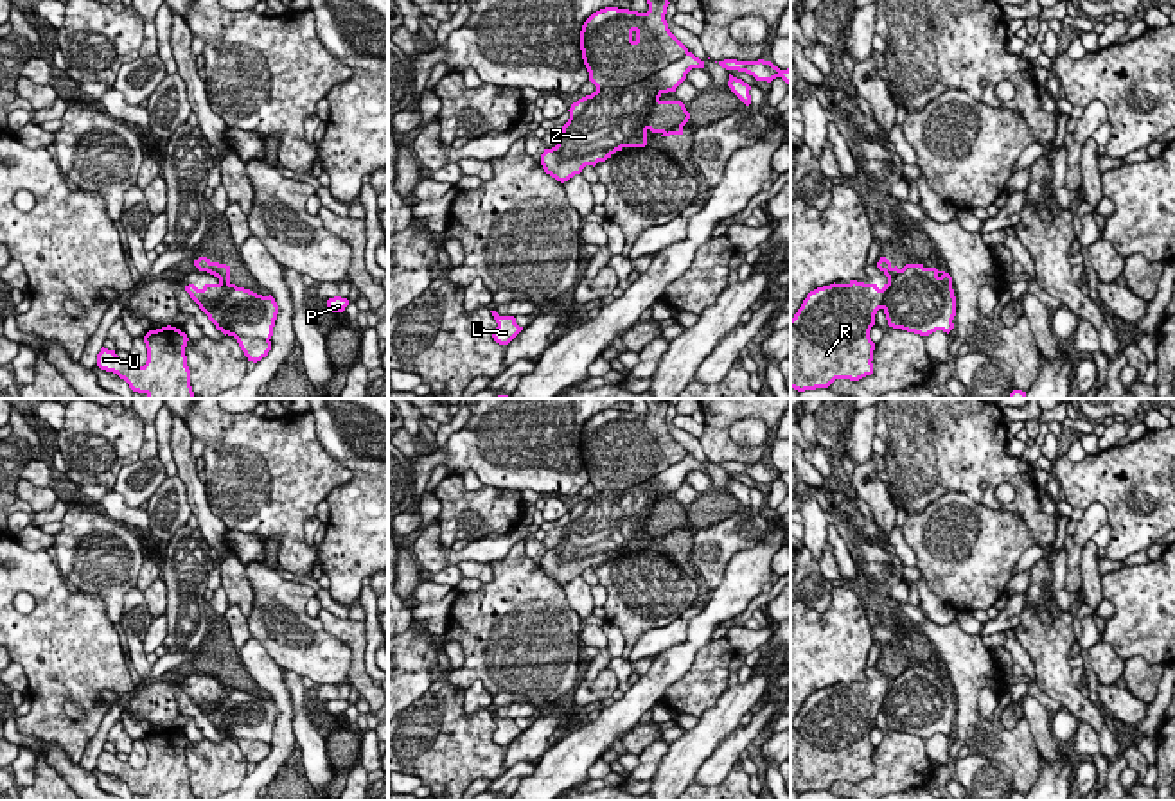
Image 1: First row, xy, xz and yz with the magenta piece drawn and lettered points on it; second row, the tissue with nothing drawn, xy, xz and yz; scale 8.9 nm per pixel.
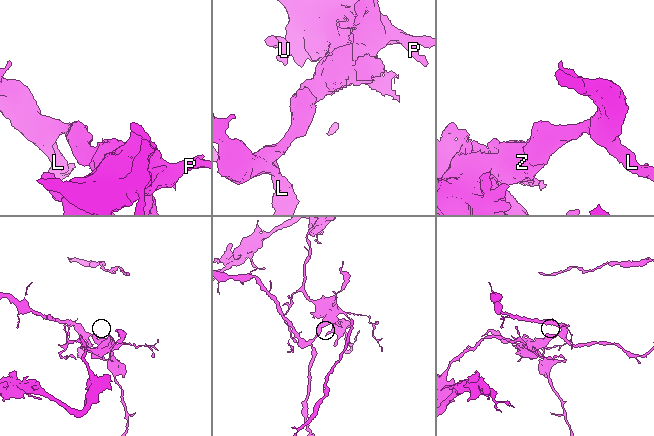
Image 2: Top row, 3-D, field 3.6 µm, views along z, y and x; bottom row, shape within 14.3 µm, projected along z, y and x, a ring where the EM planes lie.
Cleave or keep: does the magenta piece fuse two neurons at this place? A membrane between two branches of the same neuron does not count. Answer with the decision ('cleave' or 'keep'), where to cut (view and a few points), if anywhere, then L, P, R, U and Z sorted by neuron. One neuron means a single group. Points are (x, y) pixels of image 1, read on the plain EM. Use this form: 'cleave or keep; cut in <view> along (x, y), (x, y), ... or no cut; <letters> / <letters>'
cleave; cut in xz along (687, 453), (649, 478), (597, 492); L Z / P R U

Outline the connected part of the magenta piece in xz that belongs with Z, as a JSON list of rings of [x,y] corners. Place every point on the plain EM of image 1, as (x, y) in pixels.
[[[686,454],[679,463],[641,480],[629,489],[604,489],[571,506],[570,521],[562,528],[559,544],[541,557],[541,568],[546,577],[564,585],[575,577],[580,577],[586,568],[605,564],[623,550],[645,550],[647,533],[659,535],[661,539],[683,537],[683,528],[688,524],[690,515],[681,503],[661,503],[659,499],[676,490],[686,481],[692,471],[704,471],[704,463]]]

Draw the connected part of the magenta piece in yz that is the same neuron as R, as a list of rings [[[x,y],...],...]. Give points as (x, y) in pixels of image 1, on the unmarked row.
[[[850,682],[807,697],[791,722],[791,790],[828,790],[835,781],[873,776],[870,733],[888,695],[877,686]]]

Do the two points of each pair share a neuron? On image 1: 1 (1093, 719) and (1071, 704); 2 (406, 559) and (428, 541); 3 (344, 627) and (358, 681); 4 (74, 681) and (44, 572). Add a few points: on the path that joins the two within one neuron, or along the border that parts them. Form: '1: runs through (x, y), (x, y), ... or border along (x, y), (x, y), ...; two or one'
1: runs through (1087, 713), (1077, 706); one
2: border along (408, 545), (421, 566); two
3: runs through (354, 640), (358, 645), (358, 668); one
4: runs through (74, 654), (67, 645), (67, 631), (53, 598); one

